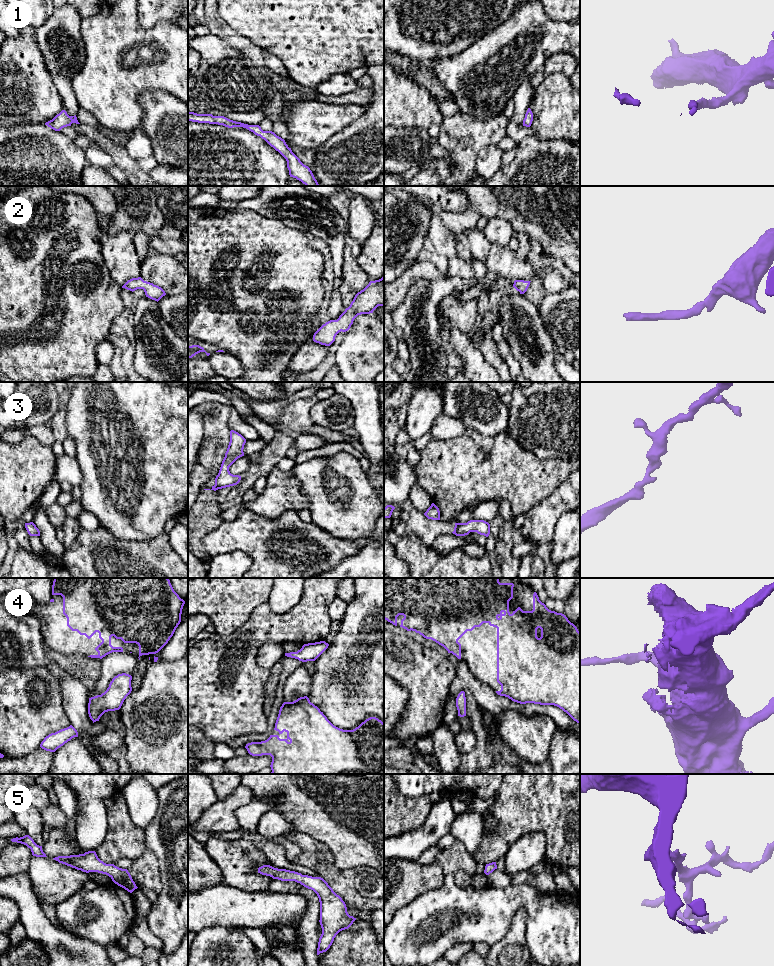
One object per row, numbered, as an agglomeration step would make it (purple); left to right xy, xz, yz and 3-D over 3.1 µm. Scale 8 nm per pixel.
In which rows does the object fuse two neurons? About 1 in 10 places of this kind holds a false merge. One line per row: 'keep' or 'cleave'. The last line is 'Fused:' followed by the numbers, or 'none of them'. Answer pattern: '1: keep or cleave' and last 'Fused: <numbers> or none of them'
1: keep
2: keep
3: keep
4: keep
5: keep
Fused: none of them

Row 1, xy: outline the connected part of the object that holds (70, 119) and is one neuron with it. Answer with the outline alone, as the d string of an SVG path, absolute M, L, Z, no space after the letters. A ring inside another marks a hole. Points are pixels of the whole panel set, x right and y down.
M62 110L52 120L45 123L48 127L55 131L60 131L62 128L71 126L72 123L80 124L75 116L69 116L65 110Z

